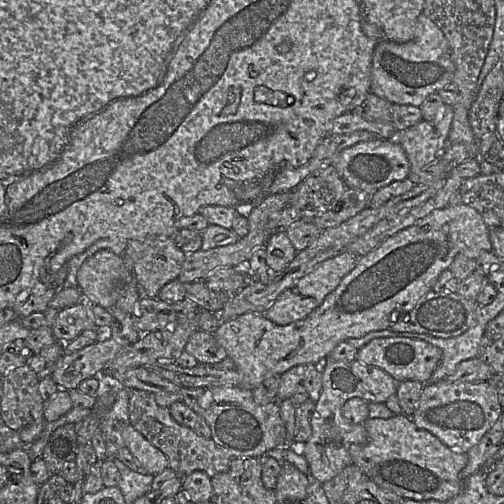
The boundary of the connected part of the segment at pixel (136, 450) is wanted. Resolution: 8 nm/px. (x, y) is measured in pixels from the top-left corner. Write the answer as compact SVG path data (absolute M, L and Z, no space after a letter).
M129 423L124 426L123 438L125 446L136 459L140 473L157 475L169 466L166 455L153 446L141 433Z

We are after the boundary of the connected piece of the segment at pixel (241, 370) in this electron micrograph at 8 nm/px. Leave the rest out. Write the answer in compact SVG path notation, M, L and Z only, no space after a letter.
M461 203L459 205L454 205L454 206L448 205L444 208L433 210L431 213L429 213L424 218L418 220L413 225L399 231L398 233L388 237L374 250L360 257L354 269L352 269L346 276L342 278L339 285L336 287L336 289L333 292L329 293L324 299L323 303L318 308L313 310L305 319L292 322L285 326L279 326L279 325L274 324L272 321L270 321L266 317L264 317L263 314L245 313L241 316L238 316L238 317L235 317L229 320L222 320L221 323L216 328L216 330L214 331L215 339L216 339L217 344L220 347L225 349L227 356L234 362L235 370L241 376L241 385L236 386L236 387L244 387L249 390L253 390L259 384L261 384L265 379L272 377L272 376L281 376L283 373L285 373L286 371L290 370L291 368L295 366L302 365L302 364L320 366L320 363L323 362L325 358L333 351L333 349L341 342L344 342L352 338L361 338L370 332L389 329L392 324L392 316L395 313L407 314L417 305L417 303L428 292L430 292L431 290L433 291L433 286L437 282L441 273L449 269L449 267L451 266L455 257L458 254L463 254L470 259L476 260L483 251L490 252L492 250L493 248L490 242L489 228L485 224L479 212L476 209L464 203Z

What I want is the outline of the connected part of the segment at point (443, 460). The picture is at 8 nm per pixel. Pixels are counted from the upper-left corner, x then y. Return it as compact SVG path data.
M403 413L388 419L367 418L363 425L368 435L368 442L353 453L352 464L356 465L381 488L394 492L404 499L416 501L437 500L443 502L461 492L464 482L461 478L461 471L468 462L467 453L447 447L430 432L419 429L411 417Z

